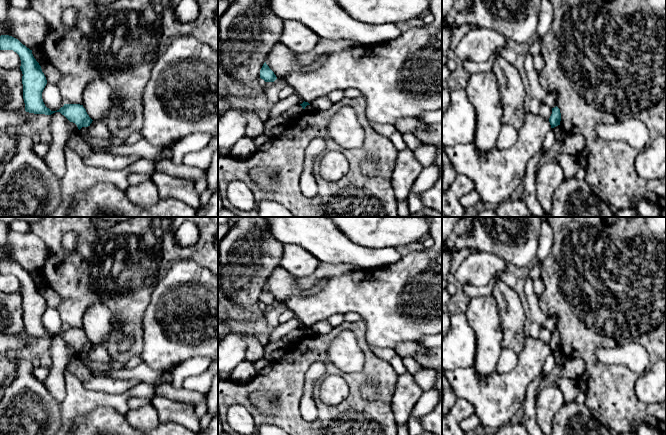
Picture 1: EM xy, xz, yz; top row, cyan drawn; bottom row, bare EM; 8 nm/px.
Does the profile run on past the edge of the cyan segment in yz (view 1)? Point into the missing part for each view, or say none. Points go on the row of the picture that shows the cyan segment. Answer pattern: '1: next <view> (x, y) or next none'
1: next none

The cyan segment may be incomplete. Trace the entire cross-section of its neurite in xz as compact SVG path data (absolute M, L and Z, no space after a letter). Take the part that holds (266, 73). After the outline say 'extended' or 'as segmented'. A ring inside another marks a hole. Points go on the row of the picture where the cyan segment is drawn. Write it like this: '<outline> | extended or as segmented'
M266 62L263 64L260 70L260 78L263 79L265 82L274 82L277 79L276 75L269 68Z | as segmented

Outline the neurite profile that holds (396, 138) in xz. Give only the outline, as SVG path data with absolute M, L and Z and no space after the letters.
M399 131L394 132L390 136L390 140L398 151L401 151L407 148L403 139L403 134L400 133Z

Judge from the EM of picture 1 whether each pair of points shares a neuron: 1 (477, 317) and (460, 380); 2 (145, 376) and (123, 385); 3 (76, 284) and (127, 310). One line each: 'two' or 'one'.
1: two
2: two
3: one

